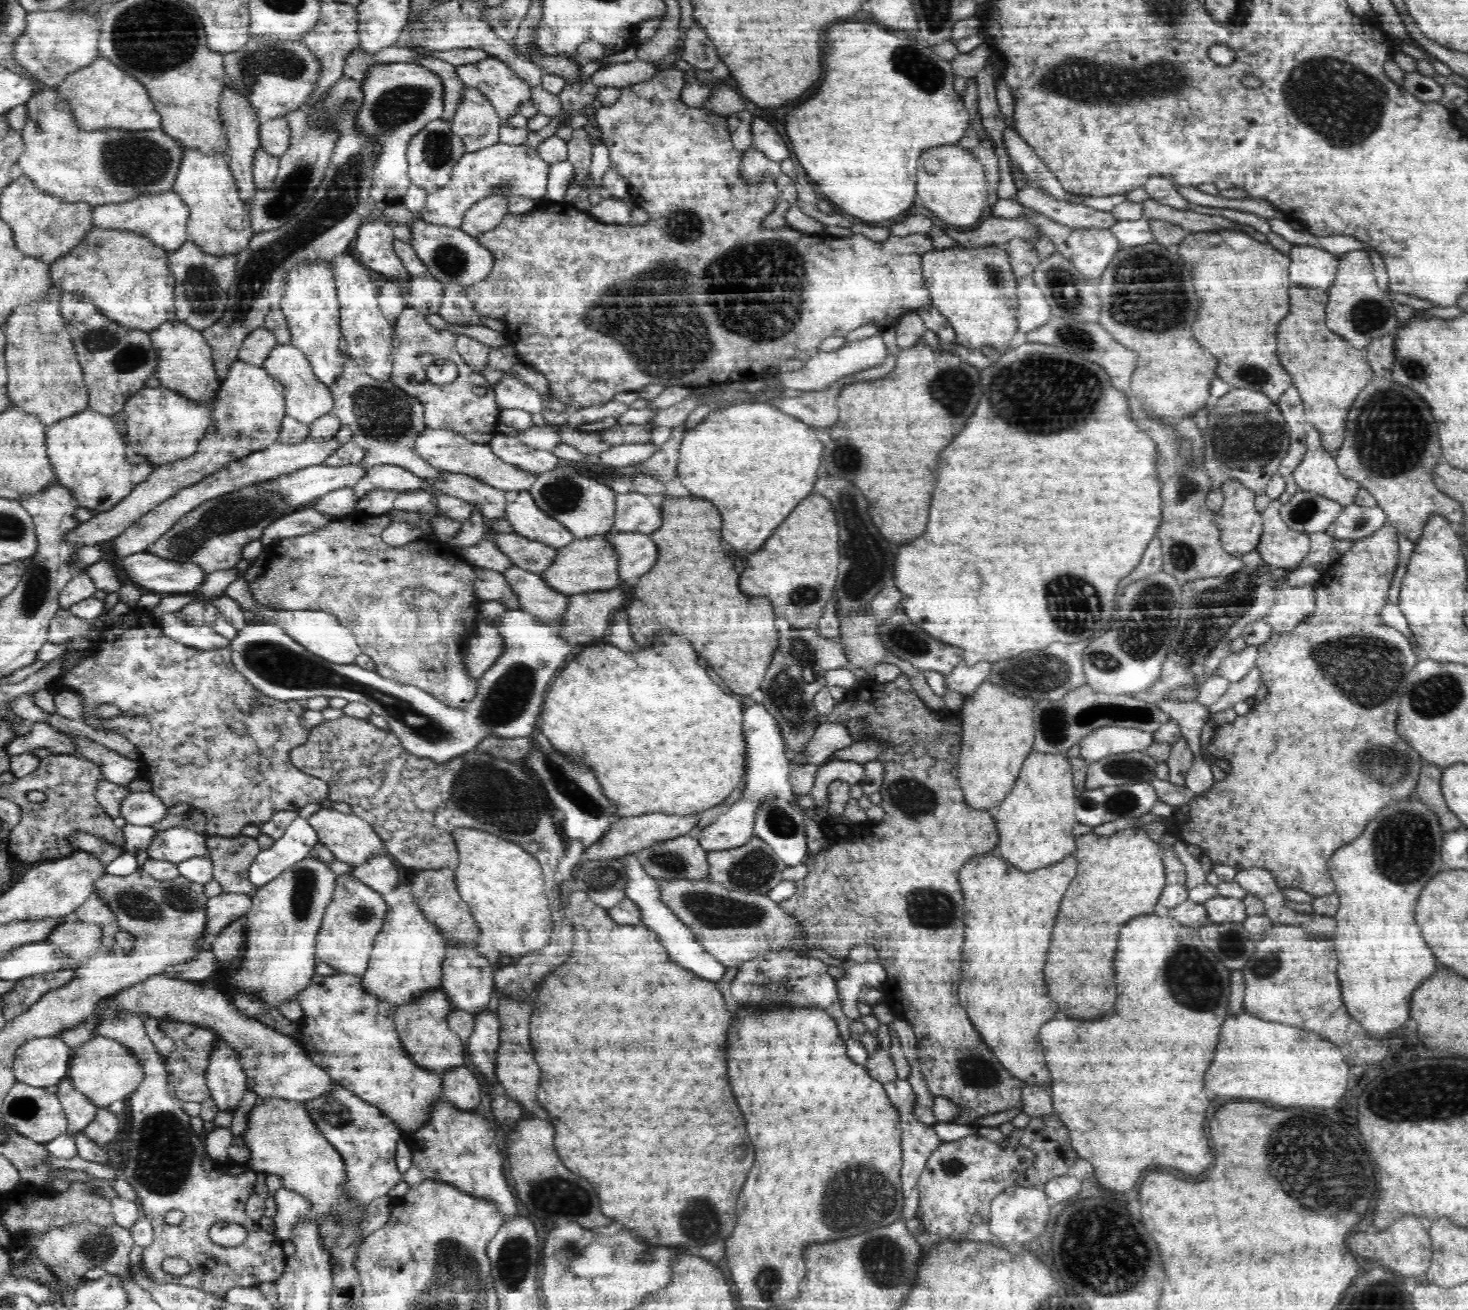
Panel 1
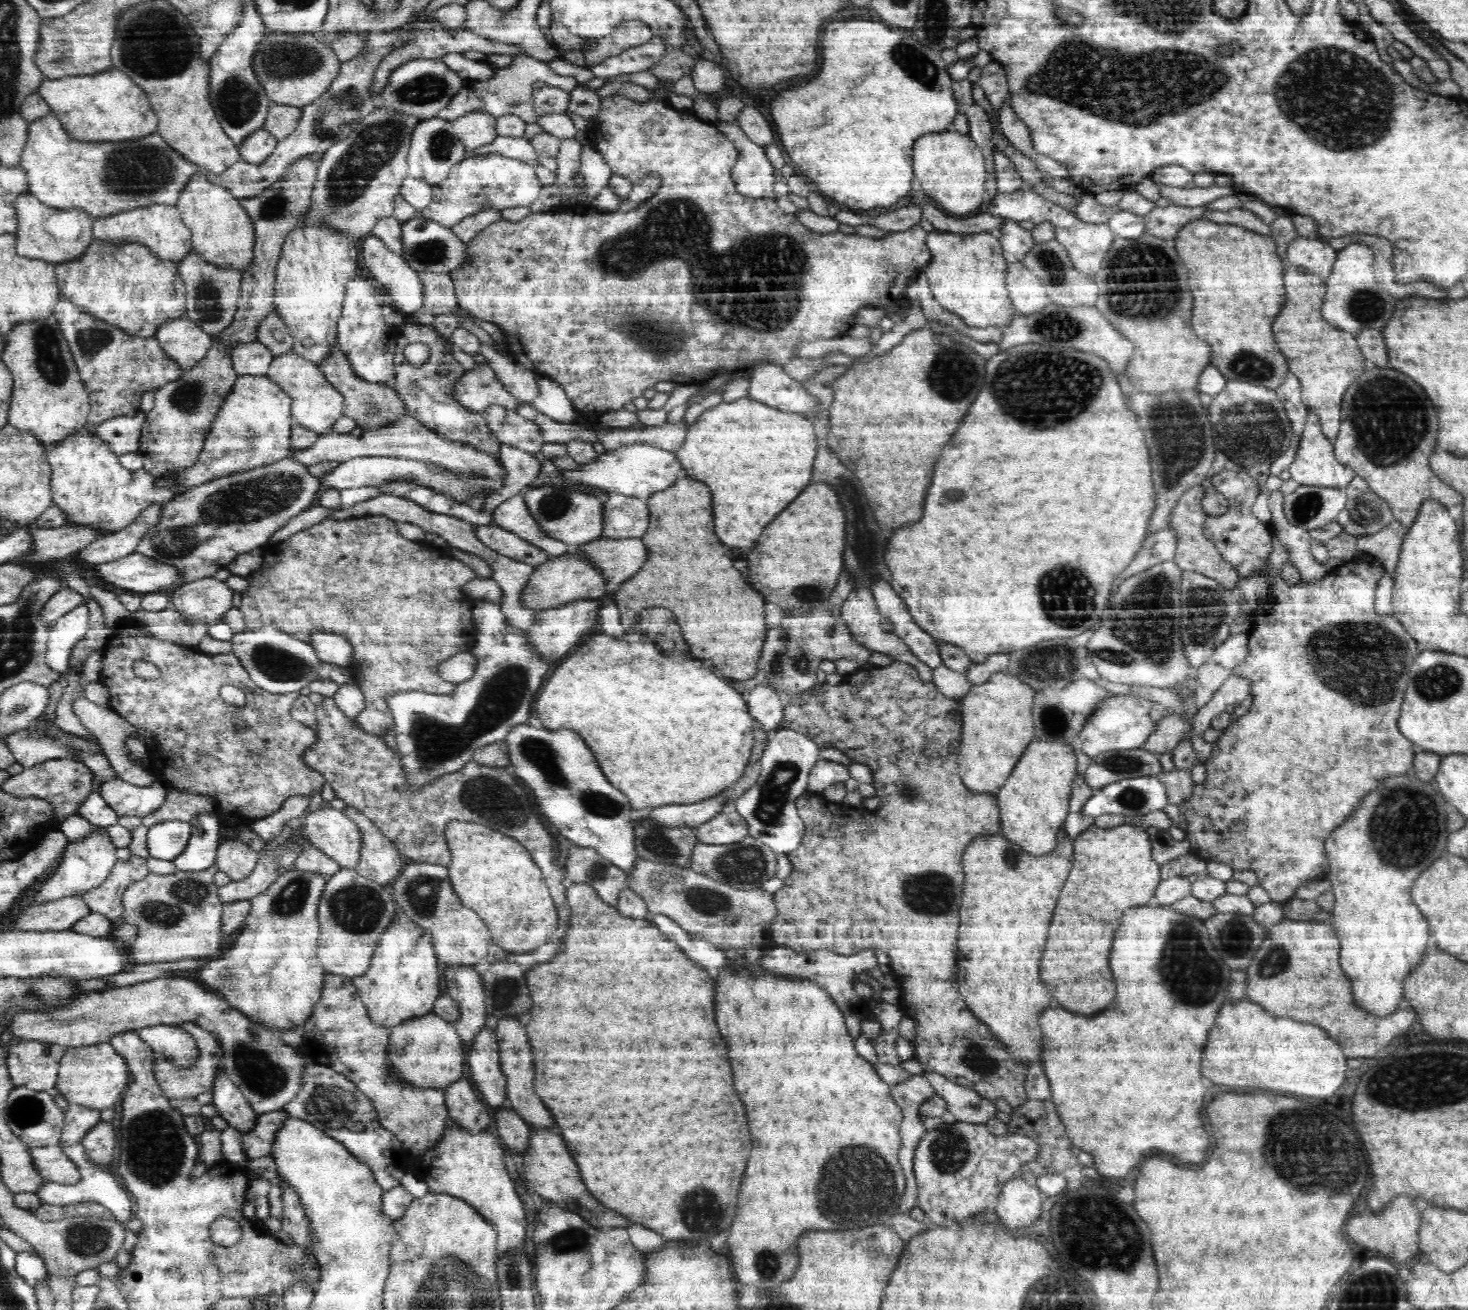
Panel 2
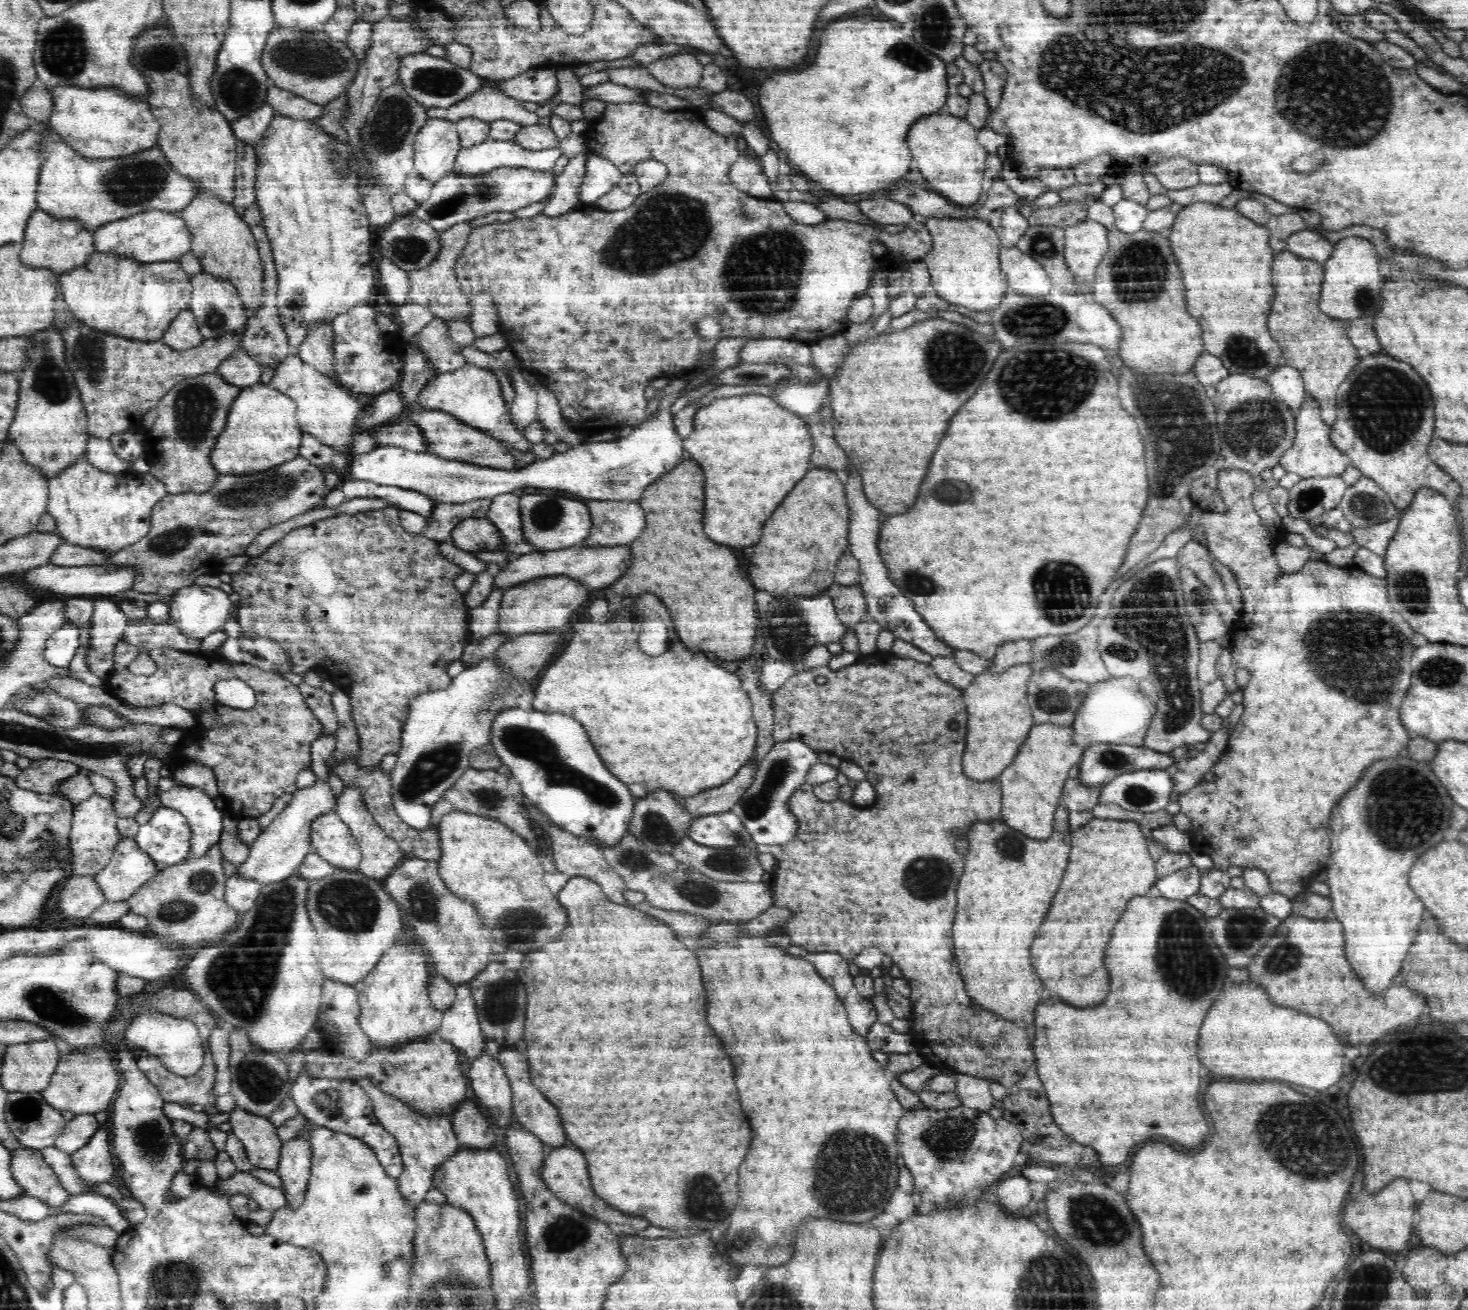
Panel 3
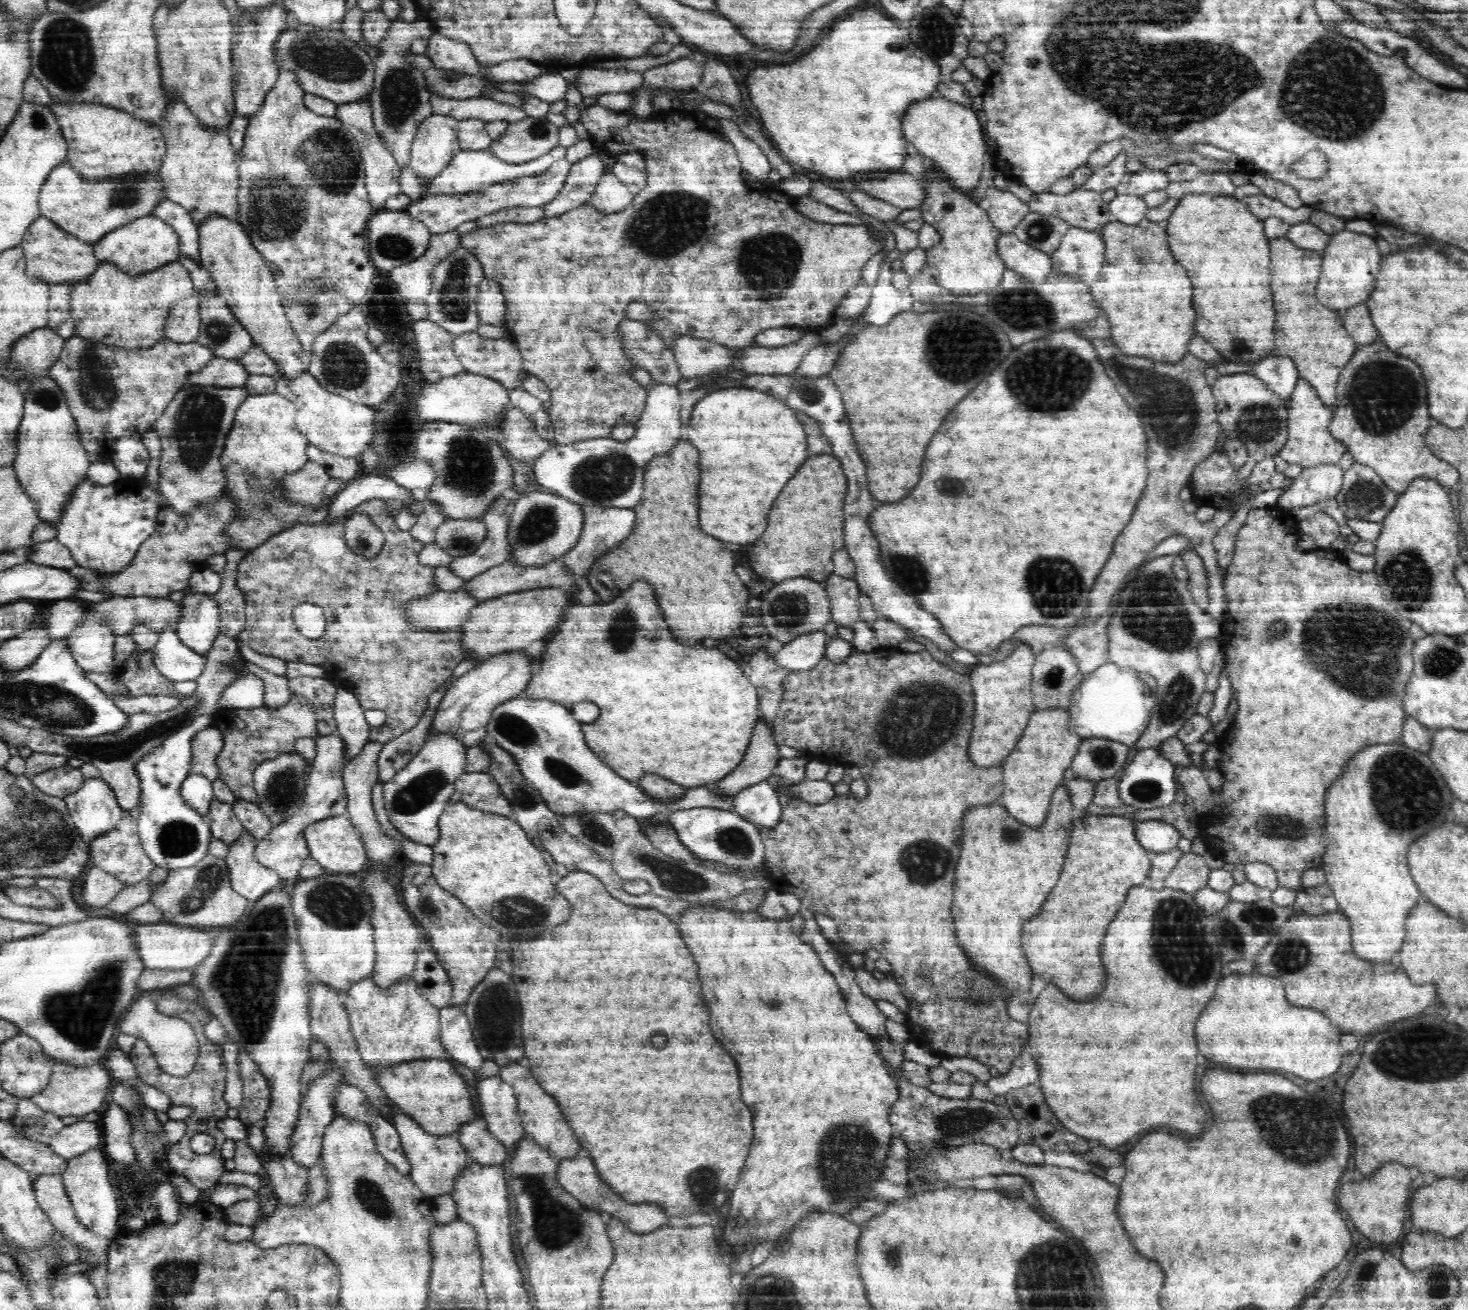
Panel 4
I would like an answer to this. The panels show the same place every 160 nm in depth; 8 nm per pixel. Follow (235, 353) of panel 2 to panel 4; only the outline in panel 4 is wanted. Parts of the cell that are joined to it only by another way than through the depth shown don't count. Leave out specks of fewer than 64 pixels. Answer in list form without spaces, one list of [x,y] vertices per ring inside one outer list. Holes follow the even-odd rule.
[[[213,359],[200,372],[192,372],[186,378],[186,386],[244,387],[248,376],[241,361]]]

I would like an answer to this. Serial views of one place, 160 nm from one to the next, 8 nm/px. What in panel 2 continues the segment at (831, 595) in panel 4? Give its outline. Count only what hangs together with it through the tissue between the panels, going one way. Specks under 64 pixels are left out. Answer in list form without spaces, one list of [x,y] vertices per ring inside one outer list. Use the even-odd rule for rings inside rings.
[[[866,588],[854,589],[848,596],[848,599],[842,602],[840,610],[846,627],[848,627],[850,633],[854,634],[853,636],[857,637],[857,643],[862,645],[862,648],[868,648],[870,652],[880,652],[880,654],[892,656],[893,660],[897,660],[898,662],[913,665],[917,669],[921,680],[933,680],[933,670],[929,665],[924,664],[901,638],[886,633],[883,630],[883,626],[881,625],[883,618],[878,614],[878,607],[875,606],[875,599],[871,595],[871,590],[867,590]]]

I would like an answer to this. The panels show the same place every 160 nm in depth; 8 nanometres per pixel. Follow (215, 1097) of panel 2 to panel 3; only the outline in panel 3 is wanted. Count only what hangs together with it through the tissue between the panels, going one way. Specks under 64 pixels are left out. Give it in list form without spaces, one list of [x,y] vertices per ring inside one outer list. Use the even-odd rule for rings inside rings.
[[[238,1106],[229,1114],[228,1123],[232,1126],[231,1132],[243,1142],[253,1166],[277,1174],[283,1145],[276,1134],[276,1127],[268,1121],[268,1118],[243,1111]]]

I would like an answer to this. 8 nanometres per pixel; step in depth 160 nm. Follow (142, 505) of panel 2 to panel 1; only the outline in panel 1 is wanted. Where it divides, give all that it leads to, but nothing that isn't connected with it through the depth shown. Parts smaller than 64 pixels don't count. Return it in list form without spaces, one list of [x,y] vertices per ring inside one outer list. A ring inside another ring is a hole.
[[[89,407],[76,415],[69,416],[68,419],[62,419],[45,427],[45,435],[48,458],[54,469],[55,482],[66,487],[66,490],[74,495],[74,500],[79,507],[88,508],[94,512],[101,513],[116,507],[137,484],[144,482],[154,469],[148,463],[132,464],[132,462],[128,462],[126,459],[127,441],[120,433],[112,415],[102,415],[90,411]]]

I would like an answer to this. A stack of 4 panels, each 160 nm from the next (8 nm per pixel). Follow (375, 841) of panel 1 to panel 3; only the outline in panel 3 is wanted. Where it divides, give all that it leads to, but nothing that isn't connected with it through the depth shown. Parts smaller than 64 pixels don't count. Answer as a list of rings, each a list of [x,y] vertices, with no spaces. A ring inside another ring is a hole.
[[[336,813],[319,816],[311,824],[311,847],[338,869],[358,870],[360,848],[349,826]]]

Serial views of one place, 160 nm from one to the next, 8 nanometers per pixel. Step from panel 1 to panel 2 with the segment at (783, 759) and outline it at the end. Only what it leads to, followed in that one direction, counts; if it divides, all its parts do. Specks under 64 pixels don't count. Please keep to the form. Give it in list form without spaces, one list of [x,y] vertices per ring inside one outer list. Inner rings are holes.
[[[758,685],[756,690],[750,692],[748,704],[750,716],[754,716],[754,720],[764,732],[773,733],[778,728],[779,721],[784,717],[785,701],[776,695],[771,686]],[[738,811],[718,813],[695,828],[697,840],[710,845],[729,845],[749,836],[748,823]]]

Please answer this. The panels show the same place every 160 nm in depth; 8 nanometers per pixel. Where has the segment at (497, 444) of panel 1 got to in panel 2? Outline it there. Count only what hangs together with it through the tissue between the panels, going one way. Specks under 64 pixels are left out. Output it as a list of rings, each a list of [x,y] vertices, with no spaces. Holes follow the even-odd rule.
[[[501,443],[500,462],[506,468],[505,486],[500,491],[493,492],[484,500],[482,511],[493,512],[511,495],[524,493],[528,486],[542,474],[542,464],[532,455],[532,453],[517,449],[510,445]]]

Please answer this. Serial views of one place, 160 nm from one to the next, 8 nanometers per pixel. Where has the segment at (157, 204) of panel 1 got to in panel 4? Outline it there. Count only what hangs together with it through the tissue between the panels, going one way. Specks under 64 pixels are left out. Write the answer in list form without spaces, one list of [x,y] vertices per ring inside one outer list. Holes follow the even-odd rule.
[[[144,216],[125,226],[116,228],[109,235],[102,237],[93,244],[94,256],[100,263],[114,264],[130,276],[144,275],[168,263],[178,261],[178,234],[170,224],[156,216]]]

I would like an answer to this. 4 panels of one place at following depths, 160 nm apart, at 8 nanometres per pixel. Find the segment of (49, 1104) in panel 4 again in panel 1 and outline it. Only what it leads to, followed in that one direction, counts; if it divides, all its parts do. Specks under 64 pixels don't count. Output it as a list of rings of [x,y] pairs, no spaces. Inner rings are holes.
[[[97,1035],[72,1052],[66,1078],[71,1080],[76,1092],[86,1096],[98,1107],[108,1107],[130,1097],[143,1082],[143,1076],[142,1063],[127,1048],[116,1040]]]

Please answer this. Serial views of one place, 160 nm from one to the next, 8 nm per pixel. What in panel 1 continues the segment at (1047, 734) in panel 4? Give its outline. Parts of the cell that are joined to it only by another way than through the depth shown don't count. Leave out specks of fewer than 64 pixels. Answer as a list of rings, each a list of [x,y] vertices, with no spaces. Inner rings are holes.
[[[1030,753],[1024,760],[1014,788],[994,811],[999,835],[998,855],[1022,872],[1046,868],[1048,864],[1056,864],[1075,854],[1072,830],[1077,822],[1075,807],[1078,794],[1068,758],[1062,753]]]

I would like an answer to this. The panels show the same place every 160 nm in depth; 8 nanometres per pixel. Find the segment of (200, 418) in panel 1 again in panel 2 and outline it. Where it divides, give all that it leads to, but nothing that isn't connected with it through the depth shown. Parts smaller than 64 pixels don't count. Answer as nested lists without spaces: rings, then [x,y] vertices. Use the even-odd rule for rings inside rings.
[[[376,108],[344,140],[330,146],[319,163],[306,225],[330,225],[360,238],[370,235],[380,220],[391,218],[394,212],[393,198],[402,194],[402,184],[409,176],[408,152],[413,131],[419,123],[418,117],[410,117],[410,114],[390,113],[390,110]],[[220,333],[211,335],[211,347],[206,358],[193,371],[156,390],[154,408],[145,414],[137,450],[148,474],[169,479],[178,471],[188,470],[201,455],[205,436],[216,420],[221,404],[233,390],[237,377],[231,361],[232,350],[226,350],[219,337]]]

